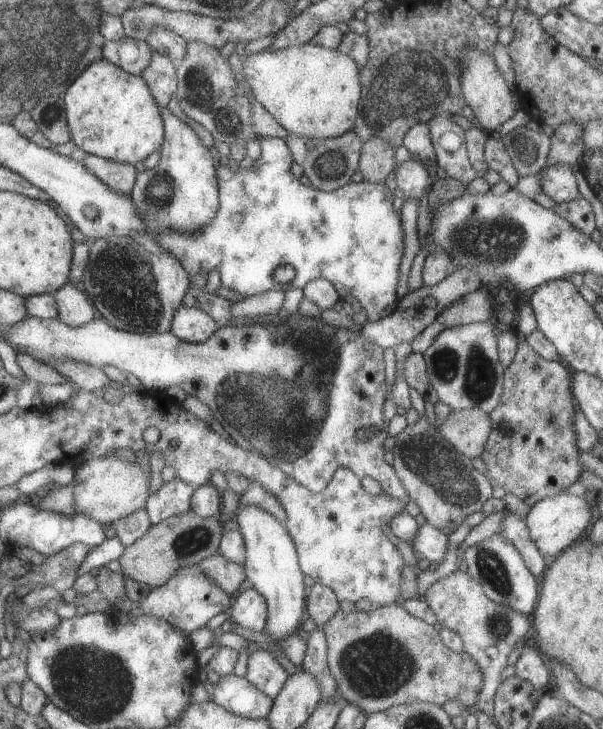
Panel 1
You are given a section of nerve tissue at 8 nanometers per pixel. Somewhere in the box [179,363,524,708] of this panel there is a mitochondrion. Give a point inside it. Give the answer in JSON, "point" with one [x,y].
{"point":[375,668]}

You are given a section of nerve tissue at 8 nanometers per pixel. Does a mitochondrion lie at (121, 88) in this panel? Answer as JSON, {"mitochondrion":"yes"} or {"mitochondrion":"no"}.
{"mitochondrion":"no"}

